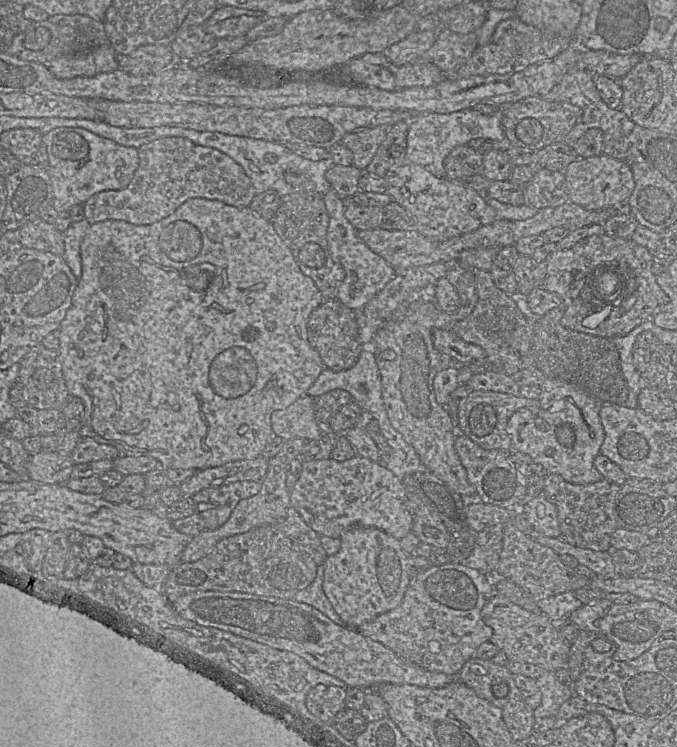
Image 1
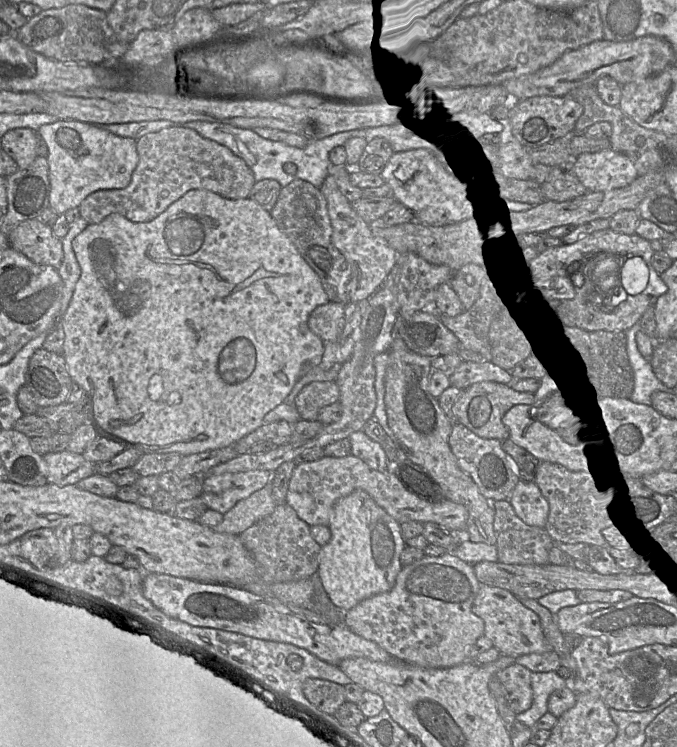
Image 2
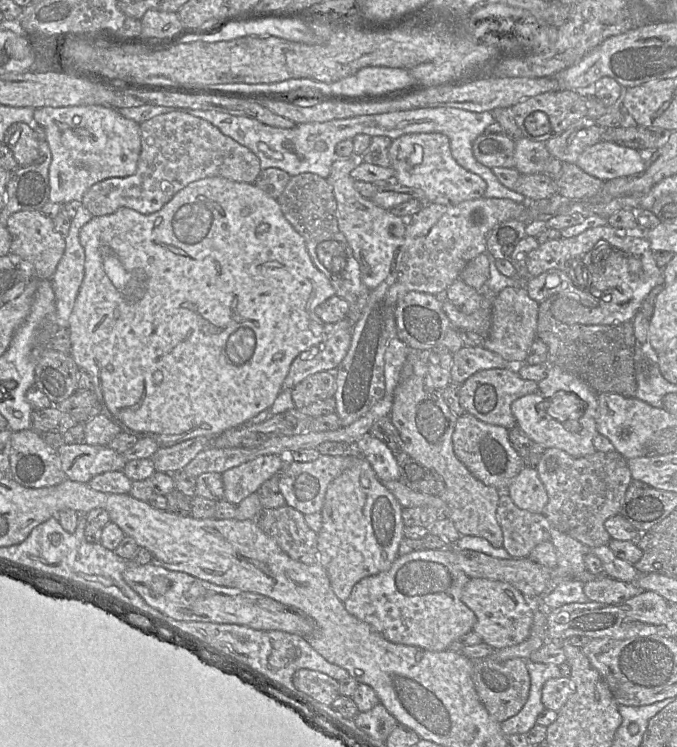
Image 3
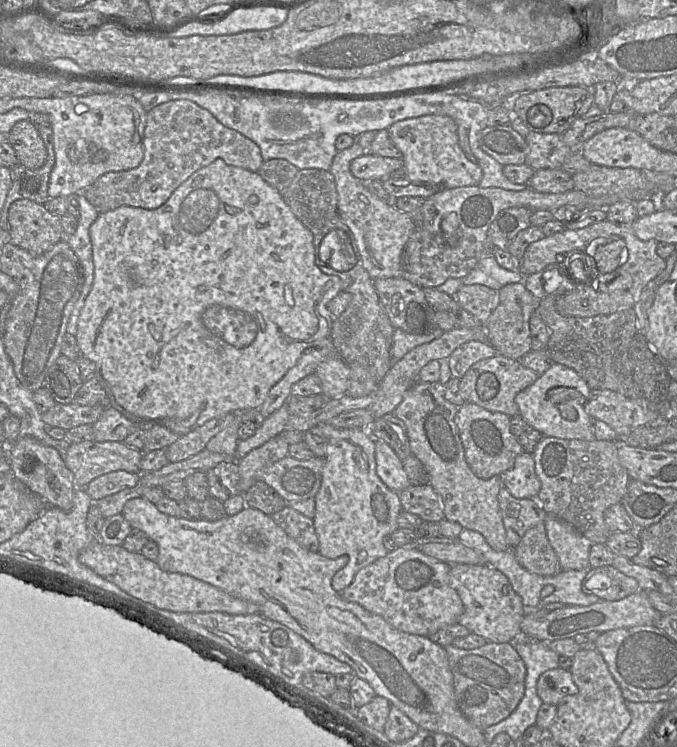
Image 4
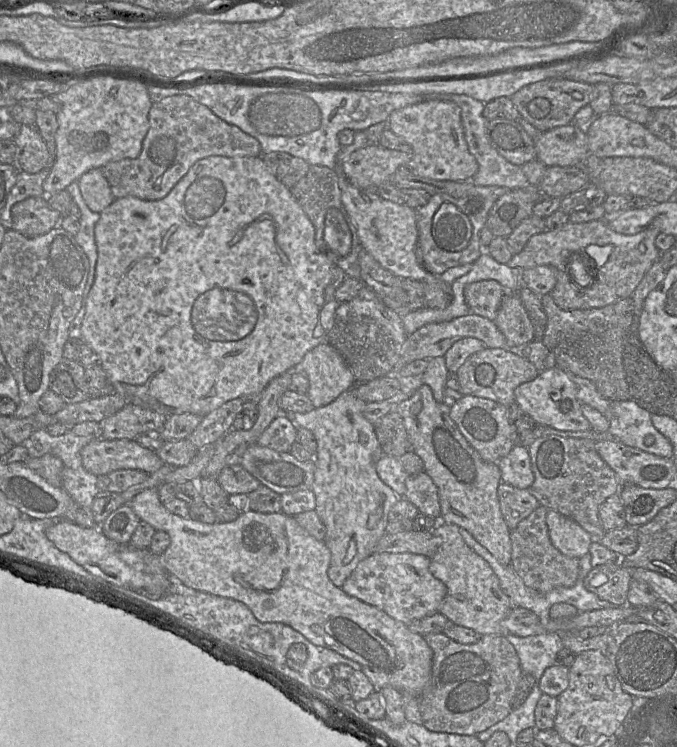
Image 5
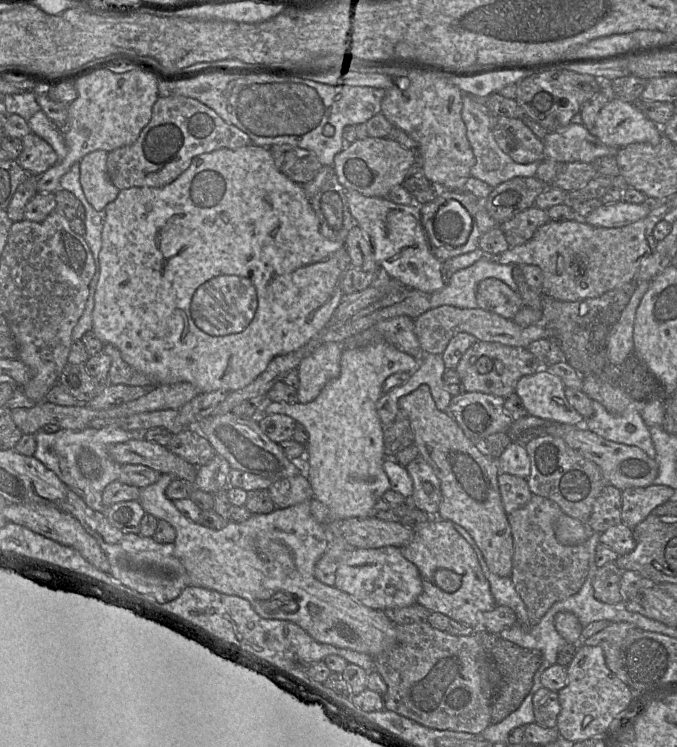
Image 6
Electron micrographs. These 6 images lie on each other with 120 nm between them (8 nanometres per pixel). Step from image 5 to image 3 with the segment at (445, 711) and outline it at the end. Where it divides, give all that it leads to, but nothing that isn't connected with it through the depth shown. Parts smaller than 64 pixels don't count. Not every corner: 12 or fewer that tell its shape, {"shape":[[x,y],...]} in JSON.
{"shape":[[525,660],[472,661],[478,697],[498,723],[529,696]]}

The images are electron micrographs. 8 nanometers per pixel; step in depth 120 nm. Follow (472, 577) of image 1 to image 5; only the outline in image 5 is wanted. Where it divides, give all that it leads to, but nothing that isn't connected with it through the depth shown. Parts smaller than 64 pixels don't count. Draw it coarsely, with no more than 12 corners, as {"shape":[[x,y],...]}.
{"shape":[[374,552],[341,589],[408,625],[447,594],[430,558]]}

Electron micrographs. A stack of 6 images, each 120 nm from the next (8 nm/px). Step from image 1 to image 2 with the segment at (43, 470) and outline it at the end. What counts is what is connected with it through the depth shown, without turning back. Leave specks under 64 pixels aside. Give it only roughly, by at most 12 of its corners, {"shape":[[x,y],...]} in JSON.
{"shape":[[82,453],[43,456],[49,483],[77,484],[96,473]]}

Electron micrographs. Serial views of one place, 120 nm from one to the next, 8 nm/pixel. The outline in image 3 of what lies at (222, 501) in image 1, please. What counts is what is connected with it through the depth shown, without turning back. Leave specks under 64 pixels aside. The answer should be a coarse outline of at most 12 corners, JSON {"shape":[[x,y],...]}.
{"shape":[[262,455],[221,473],[223,500],[238,505],[281,472],[284,456]]}

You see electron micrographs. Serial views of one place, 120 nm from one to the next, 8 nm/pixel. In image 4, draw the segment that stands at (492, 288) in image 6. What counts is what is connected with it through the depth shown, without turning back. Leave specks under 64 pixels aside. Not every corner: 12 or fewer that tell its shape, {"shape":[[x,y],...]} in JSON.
{"shape":[[462,285],[454,298],[483,326],[499,303],[498,291]]}

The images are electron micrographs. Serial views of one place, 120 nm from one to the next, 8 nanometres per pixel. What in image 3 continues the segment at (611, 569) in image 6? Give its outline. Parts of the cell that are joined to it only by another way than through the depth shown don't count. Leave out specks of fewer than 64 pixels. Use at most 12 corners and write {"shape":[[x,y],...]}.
{"shape":[[605,574],[583,585],[590,601],[619,604],[641,593]]}

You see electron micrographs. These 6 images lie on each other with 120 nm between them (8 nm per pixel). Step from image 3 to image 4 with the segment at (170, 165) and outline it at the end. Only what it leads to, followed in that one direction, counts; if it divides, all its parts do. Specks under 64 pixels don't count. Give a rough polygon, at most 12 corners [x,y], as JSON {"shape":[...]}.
{"shape":[[189,100],[147,112],[138,167],[92,184],[98,213],[156,209],[222,159],[258,172],[253,141]]}

